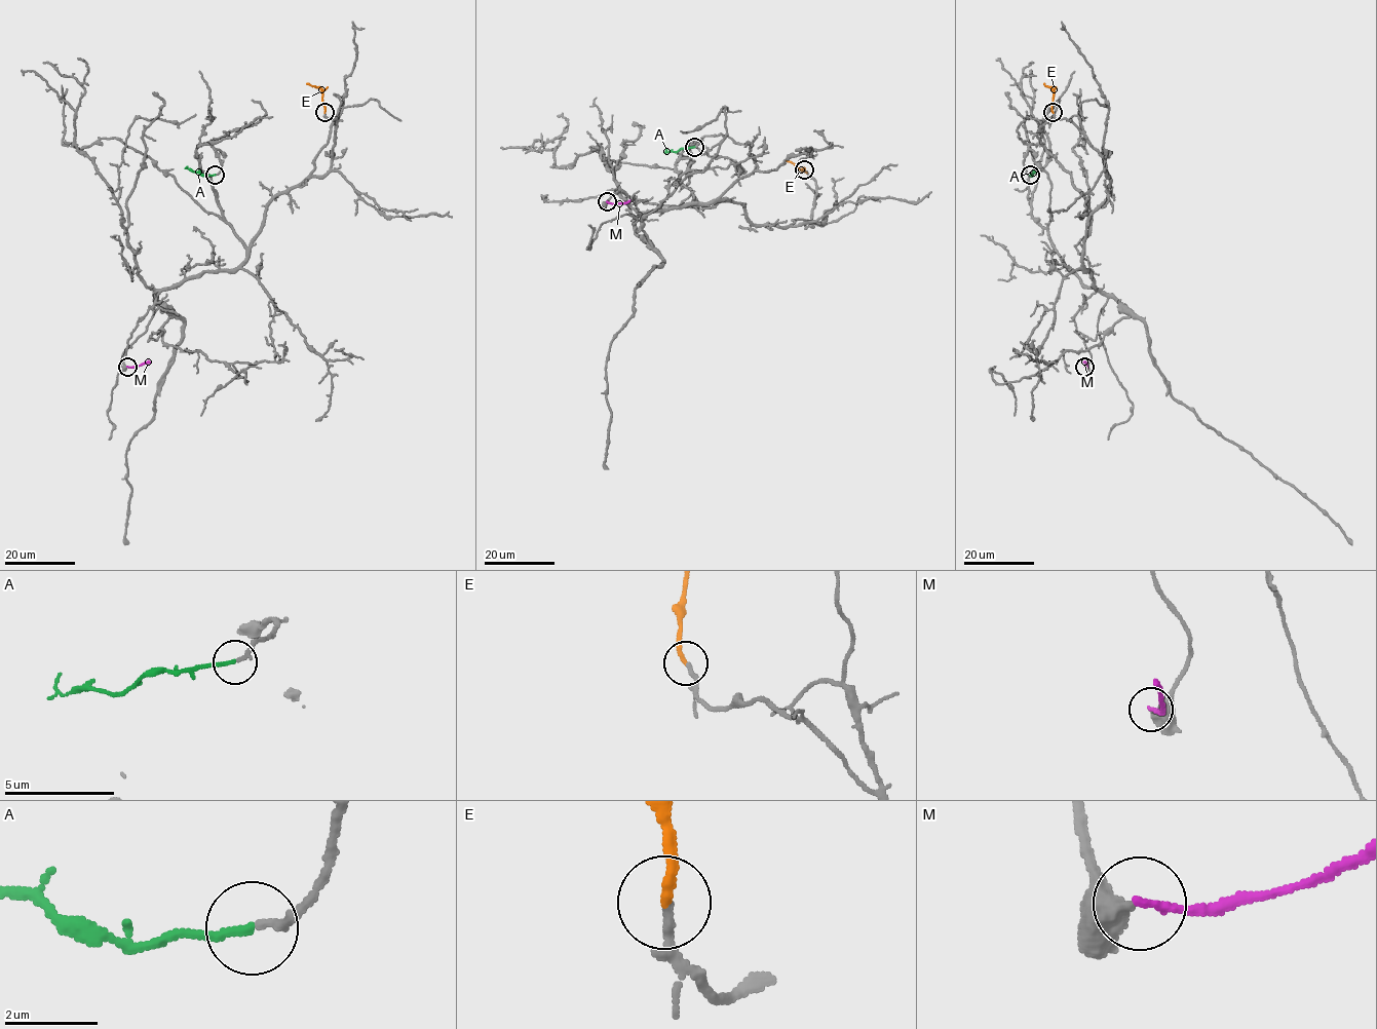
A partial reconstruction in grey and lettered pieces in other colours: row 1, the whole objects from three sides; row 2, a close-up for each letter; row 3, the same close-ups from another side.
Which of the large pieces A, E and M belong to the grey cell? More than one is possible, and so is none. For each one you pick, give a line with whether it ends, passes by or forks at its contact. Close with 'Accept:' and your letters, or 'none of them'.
A: it ends
E: it ends
Accept: A, E

